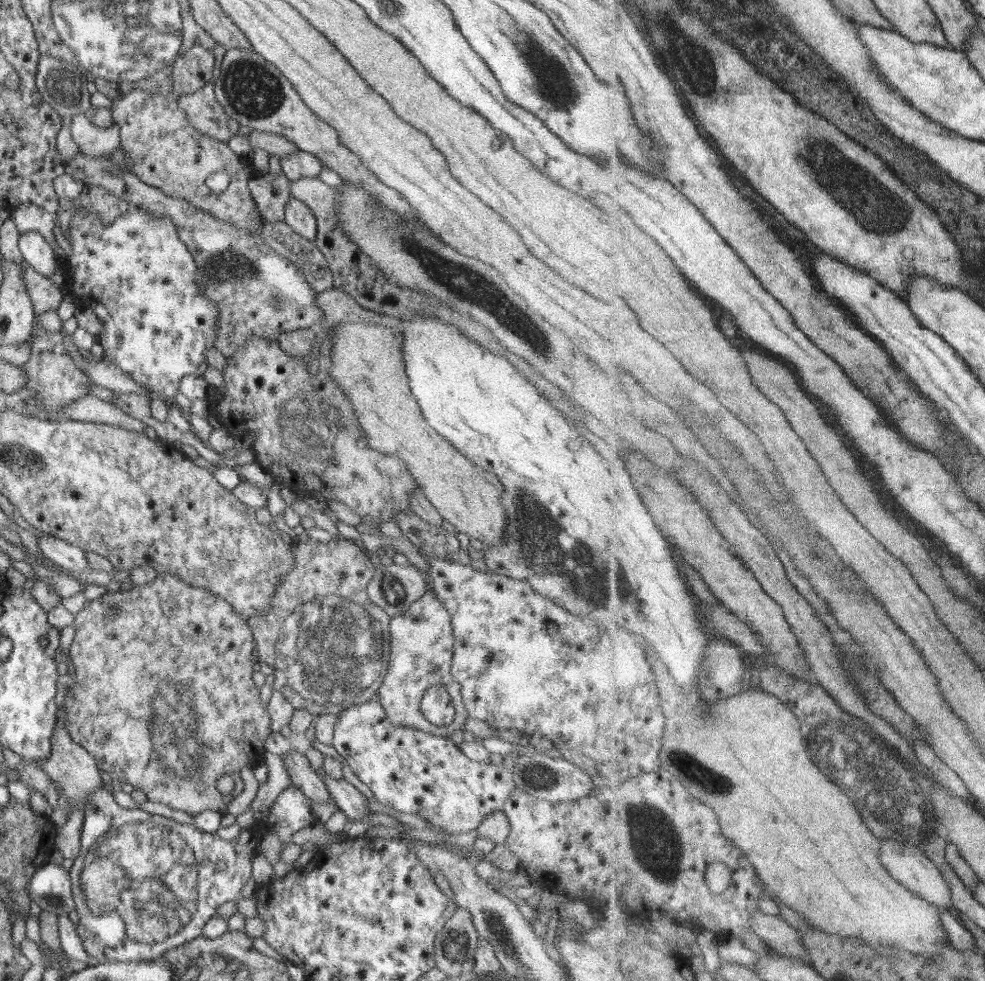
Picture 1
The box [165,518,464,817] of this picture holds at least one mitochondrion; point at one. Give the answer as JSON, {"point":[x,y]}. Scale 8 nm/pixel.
{"point":[329,651]}

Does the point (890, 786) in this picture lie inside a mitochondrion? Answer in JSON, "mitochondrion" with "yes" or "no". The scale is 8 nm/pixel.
{"mitochondrion":"yes"}

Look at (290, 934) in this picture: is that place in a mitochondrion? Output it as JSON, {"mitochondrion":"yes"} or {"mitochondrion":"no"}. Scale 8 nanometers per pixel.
{"mitochondrion":"no"}

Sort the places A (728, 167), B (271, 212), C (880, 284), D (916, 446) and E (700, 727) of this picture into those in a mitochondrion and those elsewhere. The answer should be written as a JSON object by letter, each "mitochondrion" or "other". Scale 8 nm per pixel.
{"A":"other","B":"other","C":"other","D":"other","E":"other"}

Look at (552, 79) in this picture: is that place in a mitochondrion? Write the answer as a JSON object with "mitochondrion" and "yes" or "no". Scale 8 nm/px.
{"mitochondrion":"yes"}

